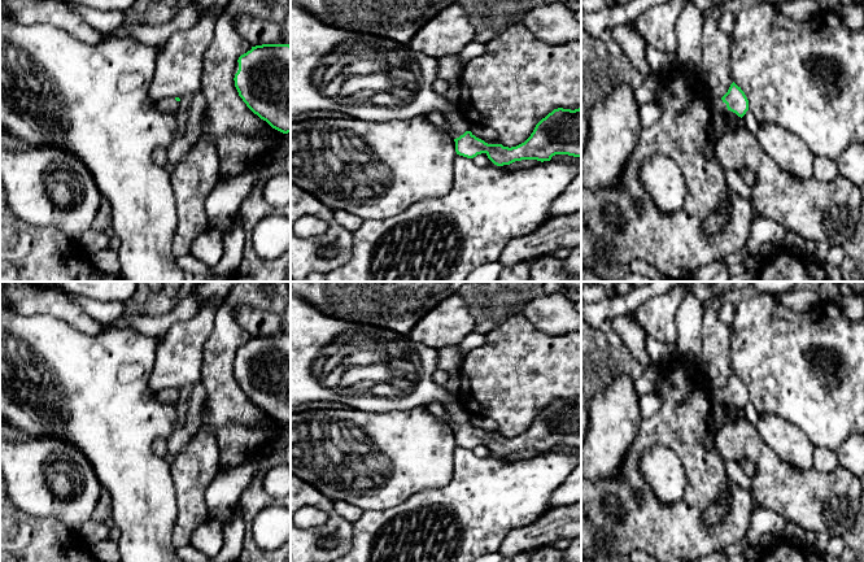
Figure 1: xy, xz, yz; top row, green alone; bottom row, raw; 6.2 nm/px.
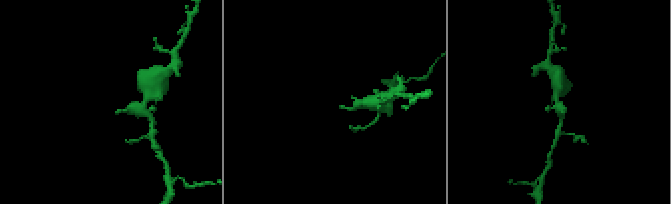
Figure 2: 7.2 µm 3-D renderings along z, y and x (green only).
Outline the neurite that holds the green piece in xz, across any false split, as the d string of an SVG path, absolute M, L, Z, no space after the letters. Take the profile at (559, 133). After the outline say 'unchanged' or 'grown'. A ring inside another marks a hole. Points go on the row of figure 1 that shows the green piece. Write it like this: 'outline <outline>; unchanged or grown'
outline M458 108L445 114L459 156L474 158L485 153L497 166L522 160L550 161L555 154L581 158L581 108L558 108L542 118L531 136L516 147L488 144L471 132L471 123Z; grown

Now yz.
outline M733 82L723 97L710 96L710 109L712 118L729 110L742 118L749 110L749 100L741 87Z; grown

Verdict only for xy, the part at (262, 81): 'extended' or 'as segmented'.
as segmented

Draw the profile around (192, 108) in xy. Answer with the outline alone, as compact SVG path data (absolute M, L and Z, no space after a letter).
M195 92L180 99L178 113L178 128L167 149L167 161L171 166L179 164L205 132L204 117L206 101L201 92Z

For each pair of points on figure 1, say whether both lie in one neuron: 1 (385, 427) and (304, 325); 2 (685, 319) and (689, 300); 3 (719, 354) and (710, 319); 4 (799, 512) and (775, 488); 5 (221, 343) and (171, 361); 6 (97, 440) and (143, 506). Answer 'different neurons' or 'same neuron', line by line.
1: different neurons
2: same neuron
3: same neuron
4: same neuron
5: different neurons
6: same neuron

